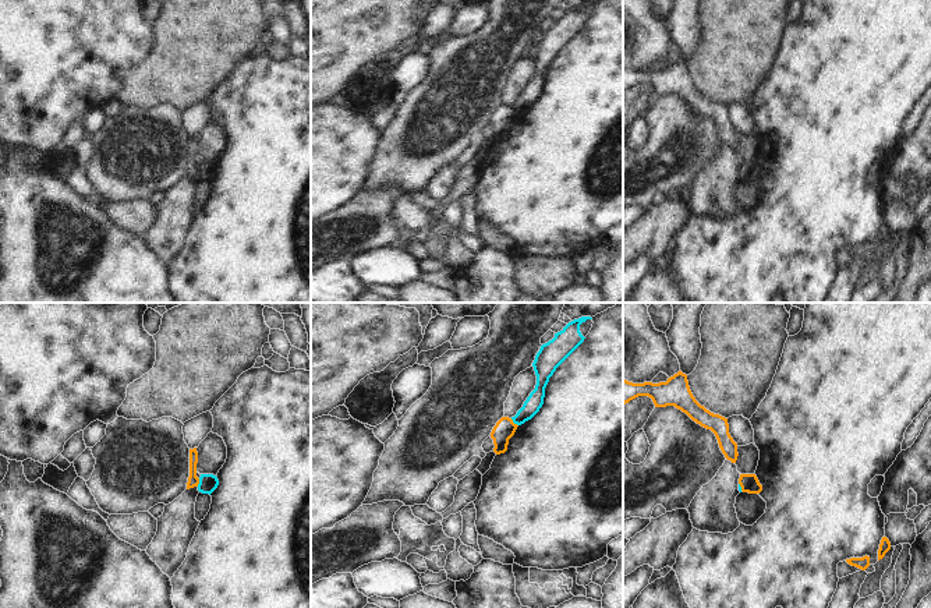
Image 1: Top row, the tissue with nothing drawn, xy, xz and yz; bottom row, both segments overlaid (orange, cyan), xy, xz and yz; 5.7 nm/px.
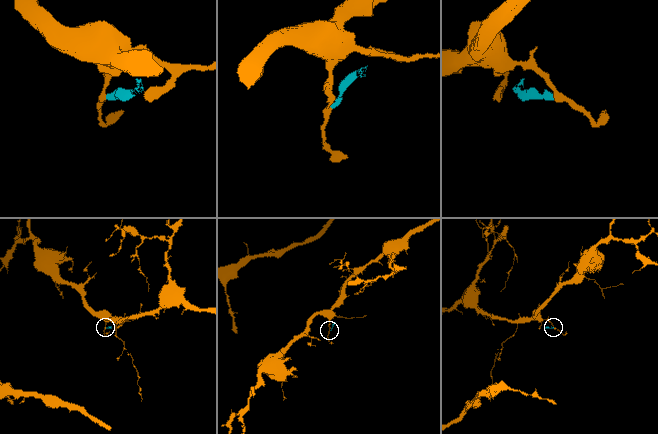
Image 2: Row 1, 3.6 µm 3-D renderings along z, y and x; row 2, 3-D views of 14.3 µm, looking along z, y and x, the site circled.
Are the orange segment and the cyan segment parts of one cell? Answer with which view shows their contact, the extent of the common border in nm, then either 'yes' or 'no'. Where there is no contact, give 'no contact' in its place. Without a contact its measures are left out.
xz | 60 nm | no

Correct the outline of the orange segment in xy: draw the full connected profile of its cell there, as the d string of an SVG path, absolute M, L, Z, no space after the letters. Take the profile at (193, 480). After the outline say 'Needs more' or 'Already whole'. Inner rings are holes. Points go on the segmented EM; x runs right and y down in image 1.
M197 448L190 449L190 477L187 482L187 489L198 487L199 478L197 477L197 463L198 463L198 452Z. Already whole

